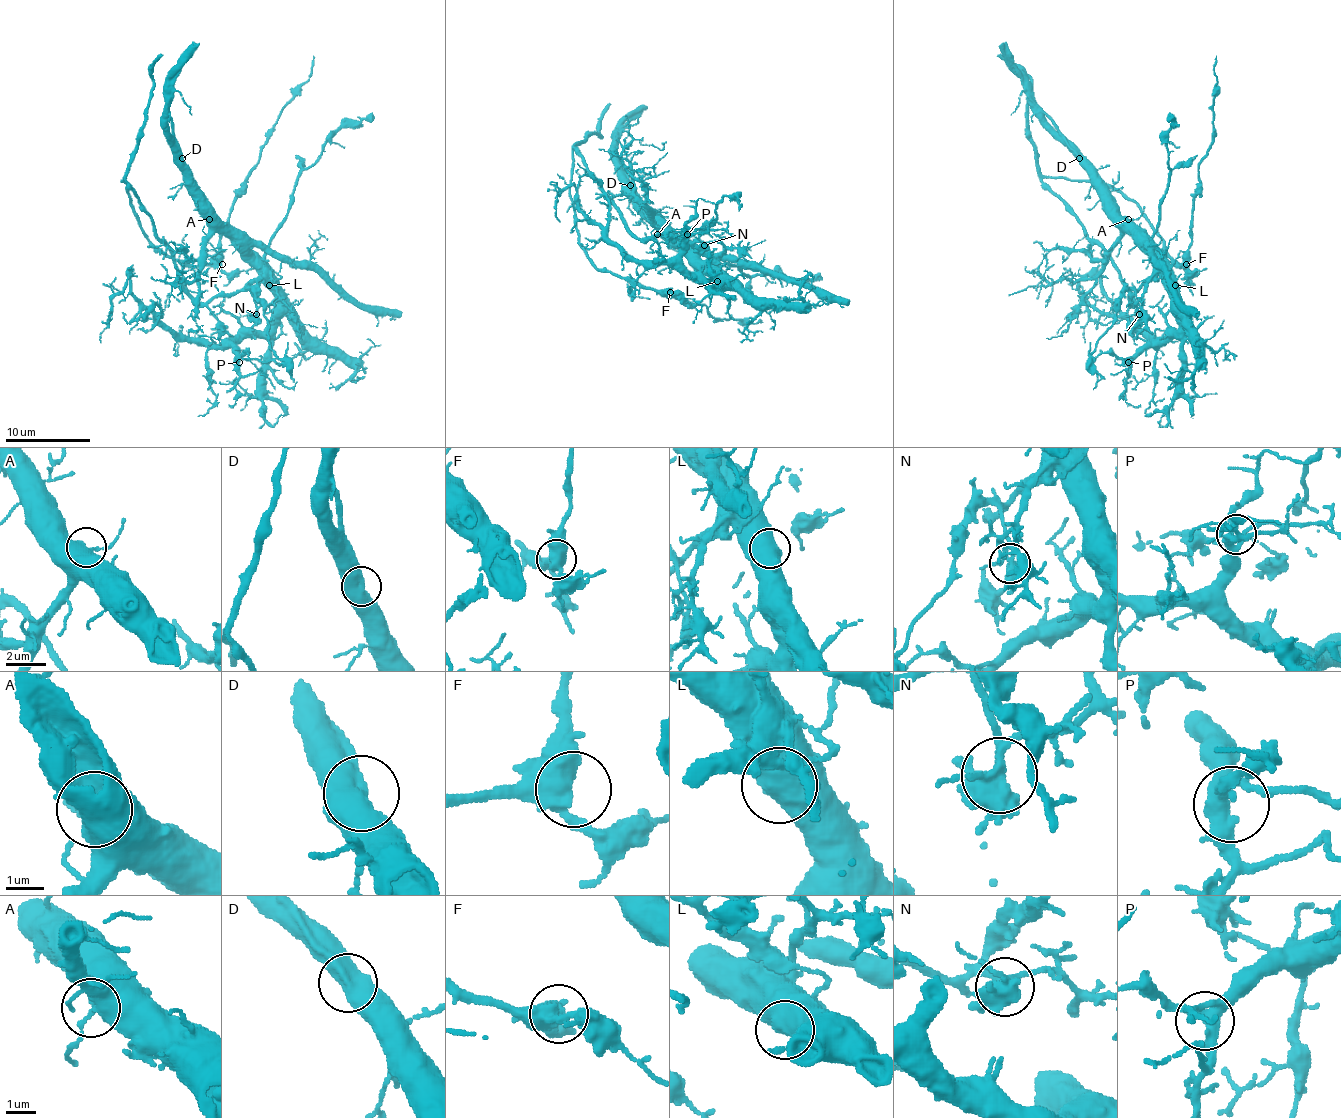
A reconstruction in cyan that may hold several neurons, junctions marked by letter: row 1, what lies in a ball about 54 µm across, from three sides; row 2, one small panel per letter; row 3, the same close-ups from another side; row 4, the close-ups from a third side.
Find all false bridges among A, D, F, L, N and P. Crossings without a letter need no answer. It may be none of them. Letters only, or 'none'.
N

